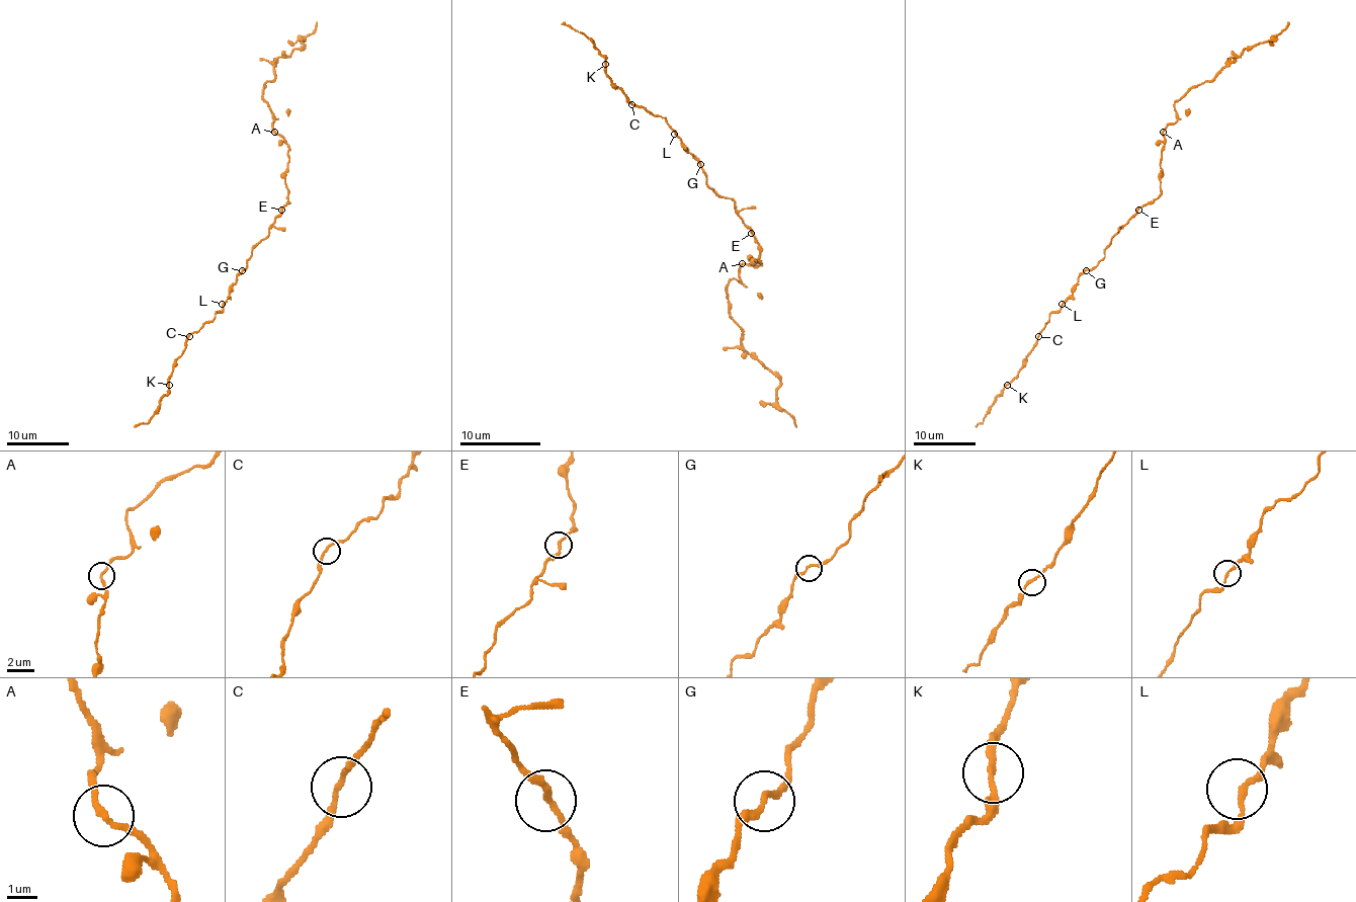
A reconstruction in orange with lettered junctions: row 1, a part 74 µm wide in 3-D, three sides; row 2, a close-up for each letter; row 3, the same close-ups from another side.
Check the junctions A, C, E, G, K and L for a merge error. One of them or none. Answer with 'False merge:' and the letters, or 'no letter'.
False merge: no letter

